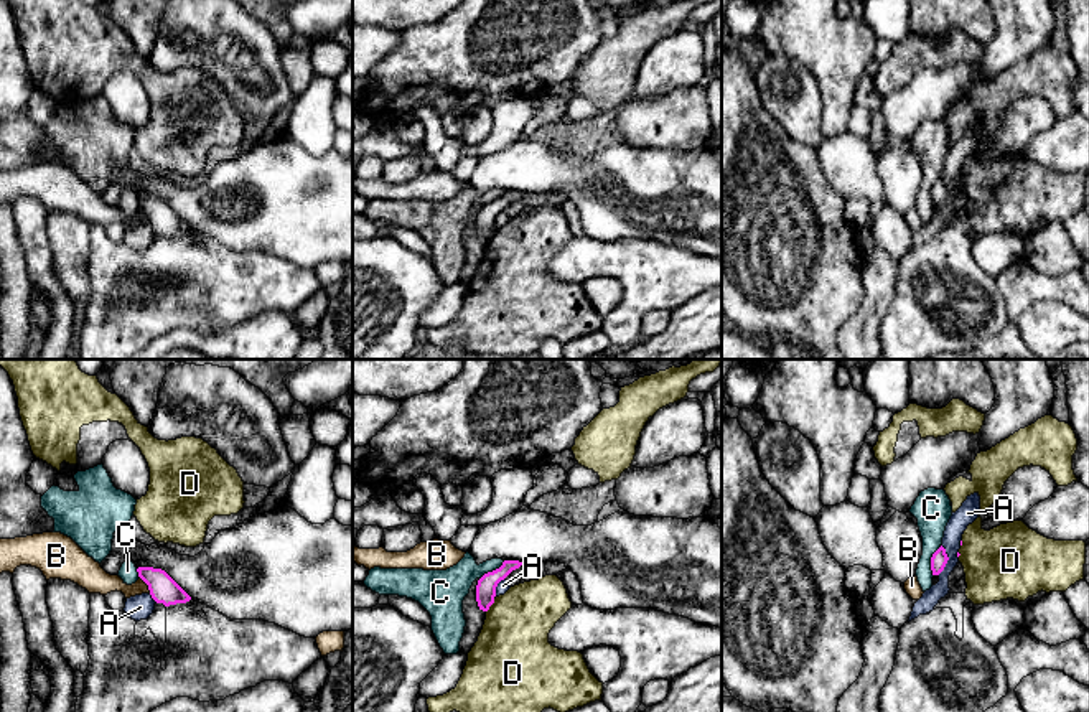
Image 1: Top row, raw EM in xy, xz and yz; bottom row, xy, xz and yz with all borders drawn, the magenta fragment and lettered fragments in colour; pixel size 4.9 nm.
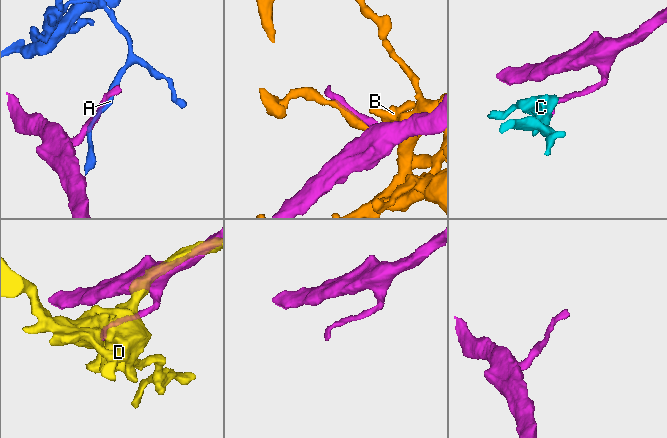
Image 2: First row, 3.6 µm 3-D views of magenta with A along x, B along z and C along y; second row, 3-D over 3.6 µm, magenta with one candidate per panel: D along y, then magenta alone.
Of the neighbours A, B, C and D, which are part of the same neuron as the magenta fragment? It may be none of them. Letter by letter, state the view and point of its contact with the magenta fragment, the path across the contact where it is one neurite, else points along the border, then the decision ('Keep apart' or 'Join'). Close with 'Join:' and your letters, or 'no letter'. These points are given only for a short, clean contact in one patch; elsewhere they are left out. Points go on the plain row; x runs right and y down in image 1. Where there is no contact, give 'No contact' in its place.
A: Touches magenta at yz (948, 190). Keep apart
B: Touches magenta at xy (145, 213). Keep apart
C: Touches magenta at yz (931, 192). Boundary: yz (941, 177), (931, 188), (933, 206). Keep apart
D: Touches magenta at xz (491, 234). Keep apart
Join: no letter

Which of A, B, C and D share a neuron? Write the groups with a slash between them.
A / B / C / D

